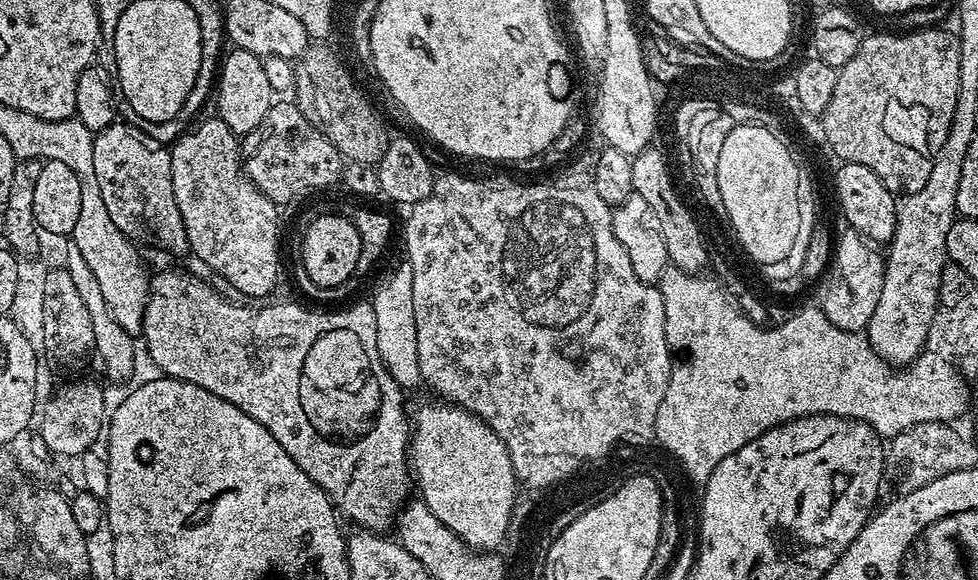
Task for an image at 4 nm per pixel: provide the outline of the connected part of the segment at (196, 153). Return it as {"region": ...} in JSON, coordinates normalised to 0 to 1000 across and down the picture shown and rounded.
{"region":[[[223,203],[217,207],[206,205],[197,228],[192,228],[180,250],[175,250],[176,278],[174,279],[174,300],[178,314],[178,341],[182,348],[182,362],[186,369],[186,383],[190,390],[190,410],[192,412],[192,426],[195,440],[201,441],[207,453],[213,462],[218,462],[224,481],[235,486],[235,493],[242,505],[246,503],[249,510],[274,510],[282,497],[282,488],[286,483],[286,366],[279,345],[272,341],[272,334],[268,328],[264,328],[264,321],[260,321],[260,314],[256,305],[249,300],[249,284],[247,281],[247,248],[243,240],[242,229],[235,224],[235,217],[231,217],[231,210],[227,210]]]}

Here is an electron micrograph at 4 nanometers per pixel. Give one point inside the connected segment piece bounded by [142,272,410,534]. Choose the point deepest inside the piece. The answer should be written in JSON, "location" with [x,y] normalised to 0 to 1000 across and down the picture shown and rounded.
{"location":[197,576]}

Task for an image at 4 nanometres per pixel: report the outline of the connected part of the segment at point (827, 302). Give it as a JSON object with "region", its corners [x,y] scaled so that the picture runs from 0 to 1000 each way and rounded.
{"region":[[[870,397],[864,402],[860,414],[854,416],[850,450],[840,483],[843,512],[836,524],[853,562],[866,572],[882,574],[894,541],[894,528],[898,528],[898,507],[902,507],[906,441],[897,422],[877,402]]]}

